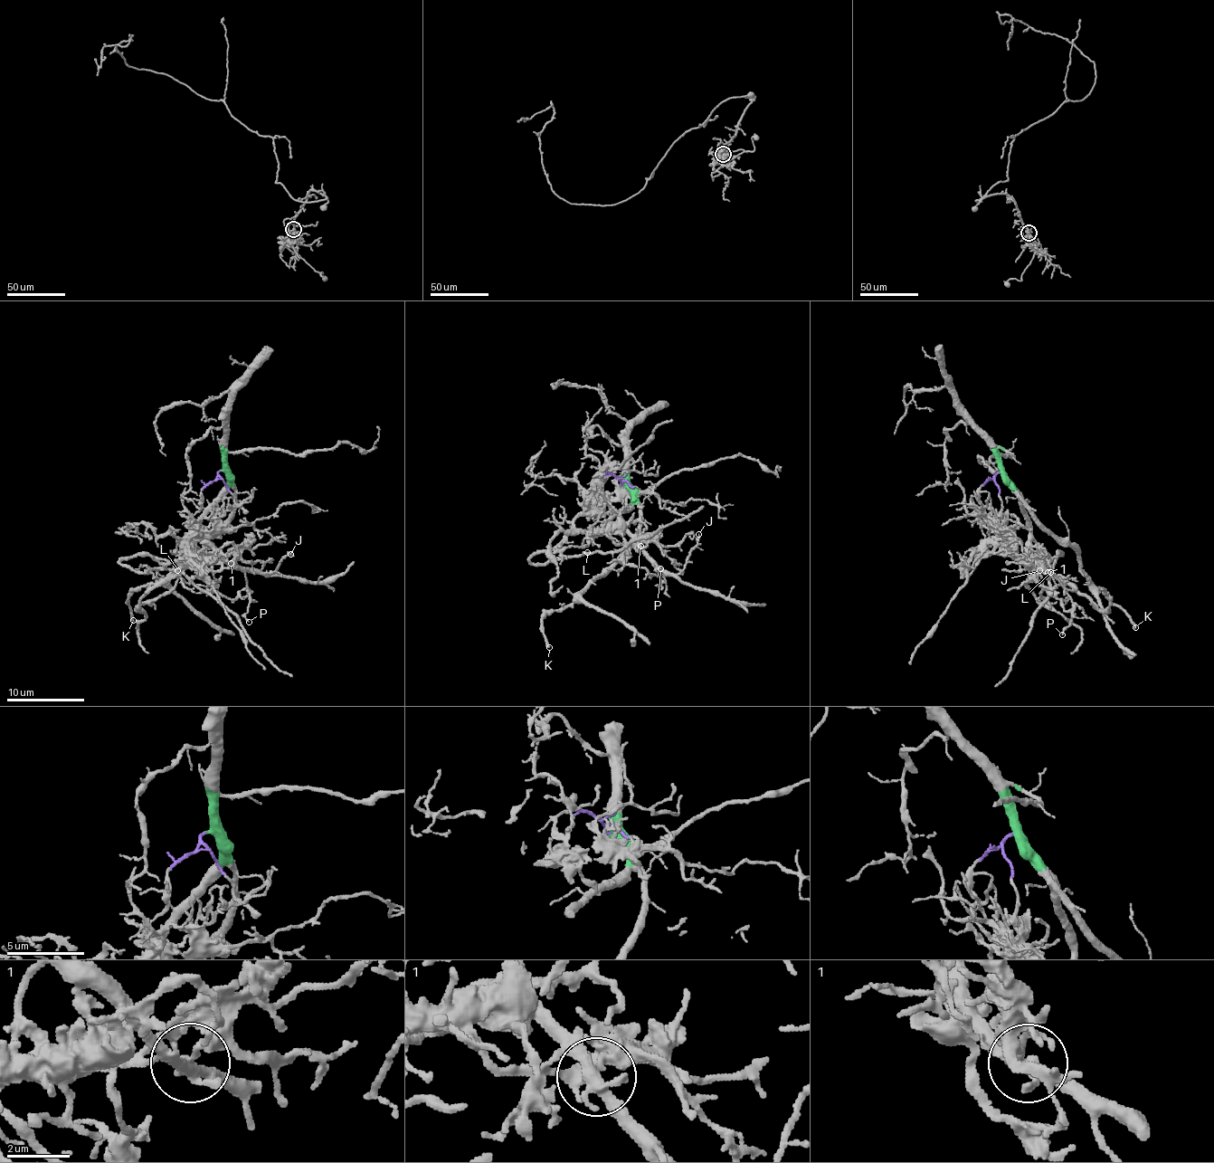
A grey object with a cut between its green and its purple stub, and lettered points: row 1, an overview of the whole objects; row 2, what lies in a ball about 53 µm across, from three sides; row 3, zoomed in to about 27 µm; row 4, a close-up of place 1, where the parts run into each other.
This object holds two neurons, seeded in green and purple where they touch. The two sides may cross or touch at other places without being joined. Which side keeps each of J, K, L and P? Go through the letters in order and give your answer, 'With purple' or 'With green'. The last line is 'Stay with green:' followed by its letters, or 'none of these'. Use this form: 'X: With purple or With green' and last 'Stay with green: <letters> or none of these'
J: With green
K: With green
L: With purple
P: With green
Stay with green: J, K, P

